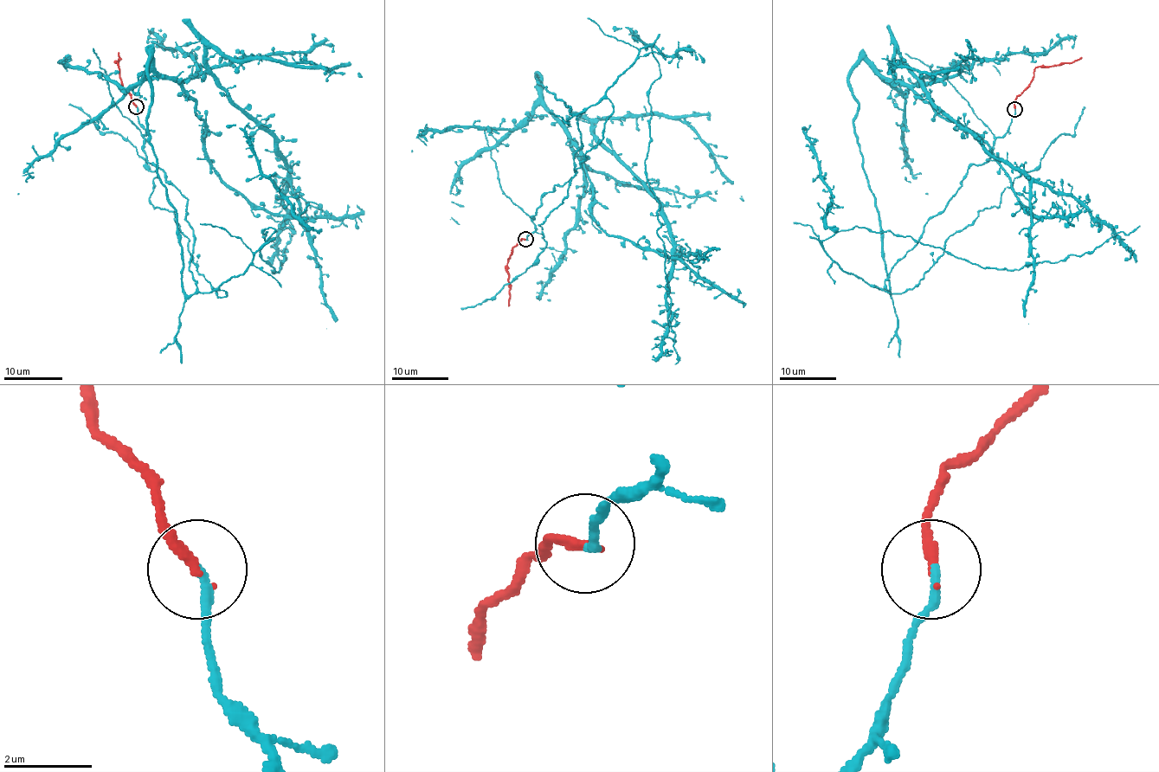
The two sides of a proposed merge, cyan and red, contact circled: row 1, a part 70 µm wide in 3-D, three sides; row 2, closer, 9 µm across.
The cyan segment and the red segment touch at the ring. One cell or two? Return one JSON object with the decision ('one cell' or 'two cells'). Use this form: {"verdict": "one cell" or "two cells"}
{"verdict": "one cell"}

